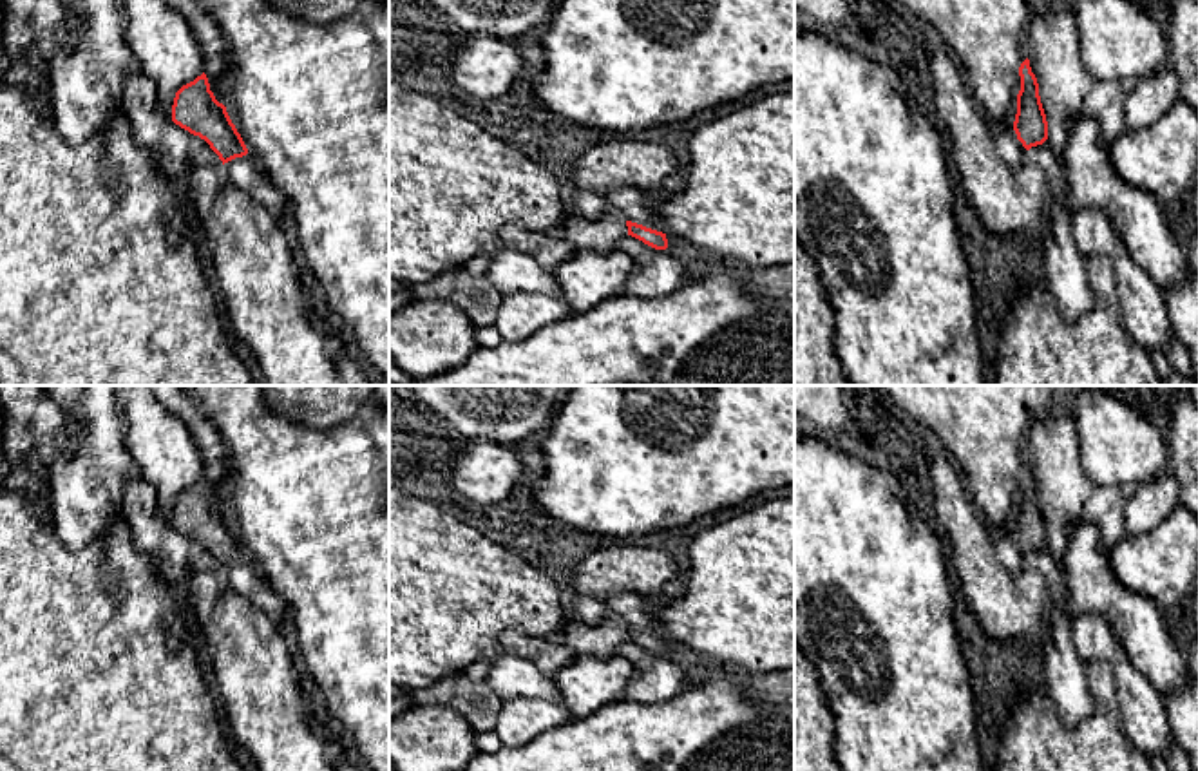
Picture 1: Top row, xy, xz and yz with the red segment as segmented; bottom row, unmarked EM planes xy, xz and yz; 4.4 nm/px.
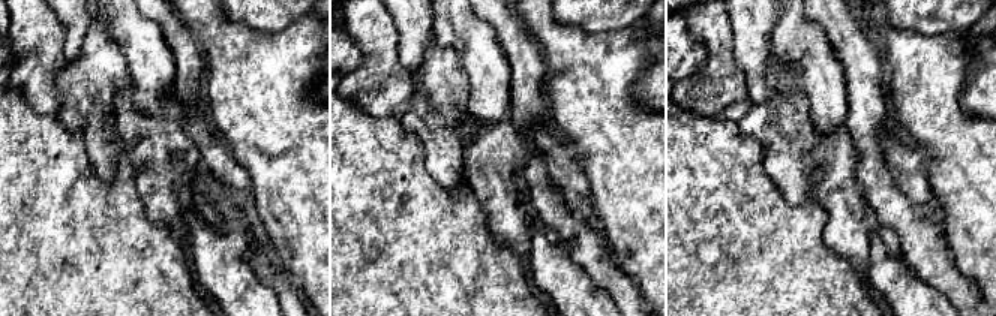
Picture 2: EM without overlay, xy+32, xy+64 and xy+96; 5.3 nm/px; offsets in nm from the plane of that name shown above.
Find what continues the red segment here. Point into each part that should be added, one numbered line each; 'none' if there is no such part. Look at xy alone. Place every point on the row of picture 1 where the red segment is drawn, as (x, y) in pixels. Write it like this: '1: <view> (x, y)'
none

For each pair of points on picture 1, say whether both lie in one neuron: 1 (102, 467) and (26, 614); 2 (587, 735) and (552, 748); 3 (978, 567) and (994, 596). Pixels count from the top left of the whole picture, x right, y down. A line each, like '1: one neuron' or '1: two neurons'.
1: two neurons
2: one neuron
3: one neuron

